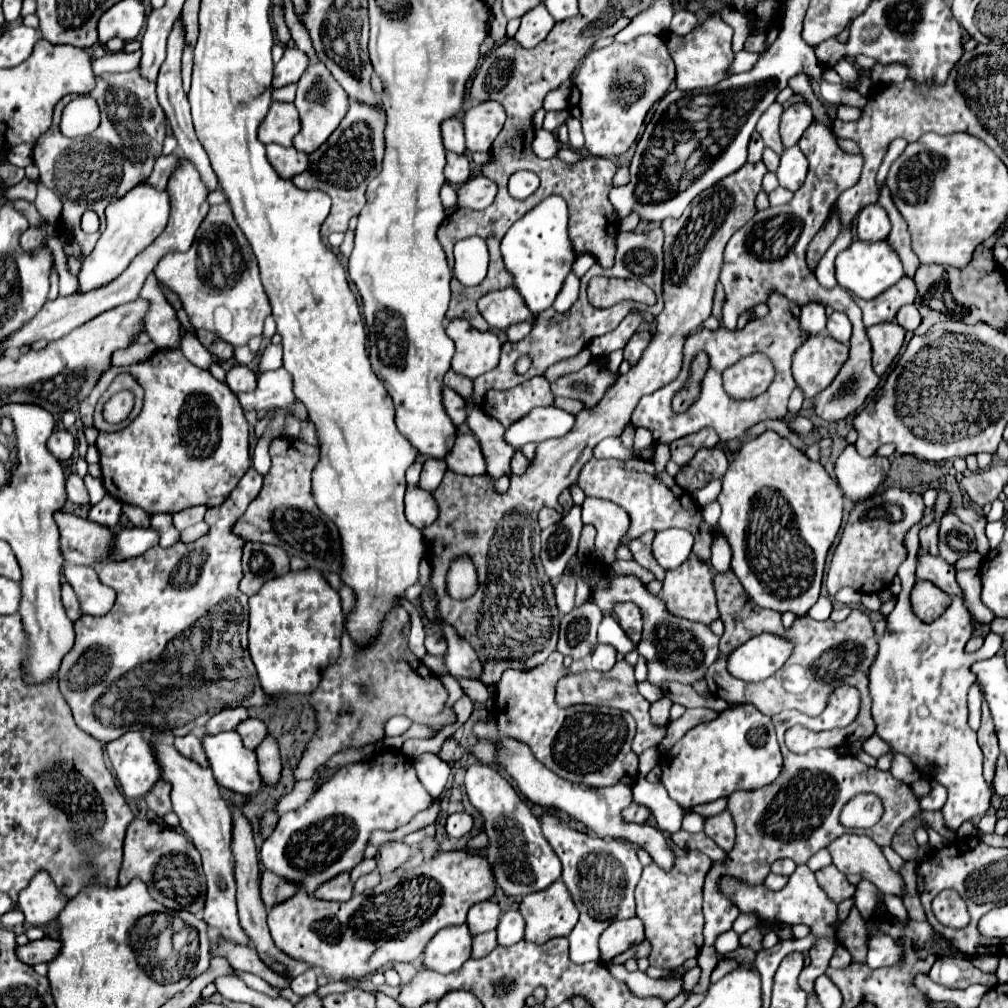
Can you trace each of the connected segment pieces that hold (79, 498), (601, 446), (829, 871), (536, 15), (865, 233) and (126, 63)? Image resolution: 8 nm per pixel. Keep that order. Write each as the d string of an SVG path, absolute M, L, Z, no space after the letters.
M74 472L66 478L66 496L68 496L68 500L74 502L74 504L88 504L88 492L86 492L86 488L84 488L84 482L82 482L82 478L80 478L78 474L74 474Z
M606 438L596 446L593 456L596 459L616 458L616 460L632 460L632 458L642 458L642 460L652 460L654 450L642 452L636 448L626 448L620 438Z
M832 864L818 870L816 880L818 880L818 886L822 886L822 890L828 894L828 898L836 904L852 898L856 892L856 886L850 884L848 878L842 872L838 872L838 868Z
M538 4L536 8L528 10L520 18L520 28L518 28L514 40L518 40L518 44L524 48L534 48L548 36L548 32L552 30L554 24L556 24L556 20L550 16L546 6Z
M878 204L862 206L856 218L856 236L860 240L876 242L888 238L888 232L890 232L890 220L886 210L882 210L882 206Z
M141 49L132 53L127 53L124 50L113 54L108 53L104 57L92 60L92 70L95 76L100 76L105 72L127 72L138 67L141 56Z

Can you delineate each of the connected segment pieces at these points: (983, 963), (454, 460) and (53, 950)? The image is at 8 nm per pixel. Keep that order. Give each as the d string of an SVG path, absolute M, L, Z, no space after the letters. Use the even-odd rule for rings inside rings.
M986 954L986 956L978 956L978 958L970 958L972 960L972 964L974 966L980 966L980 970L982 972L986 972L986 974L996 974L996 970L998 970L998 956L994 956L994 954Z
M458 432L456 442L444 460L446 460L448 468L456 474L478 476L478 474L486 472L486 464L484 464L482 452L480 452L480 444L470 432L466 432L466 434Z
M48 936L28 942L26 946L18 946L18 958L30 966L40 962L50 962L50 958L56 958L60 950L60 940L52 940Z

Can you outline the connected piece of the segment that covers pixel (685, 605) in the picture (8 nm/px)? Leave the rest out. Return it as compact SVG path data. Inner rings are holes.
M690 556L686 562L682 562L674 570L666 570L666 580L664 580L660 598L666 602L668 610L674 616L682 616L682 618L688 618L692 622L702 622L702 624L710 624L714 618L718 618L710 568L706 562L702 562L696 556Z

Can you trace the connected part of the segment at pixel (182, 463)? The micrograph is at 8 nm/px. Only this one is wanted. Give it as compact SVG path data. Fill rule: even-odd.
M158 350L144 364L134 364L124 368L112 366L112 370L106 370L102 374L104 378L100 378L92 394L80 404L80 420L84 426L94 426L92 414L98 396L102 396L104 392L104 382L112 382L114 376L118 376L120 372L128 372L144 388L144 406L138 418L134 418L126 428L118 432L98 432L96 448L100 452L102 480L108 494L112 494L124 504L140 506L148 514L158 514L158 512L176 514L182 508L196 506L196 504L204 504L204 506L222 504L226 496L236 488L240 478L246 474L246 470L250 468L248 422L244 418L236 394L226 384L218 382L210 372L200 370L192 362L188 362L180 350Z

